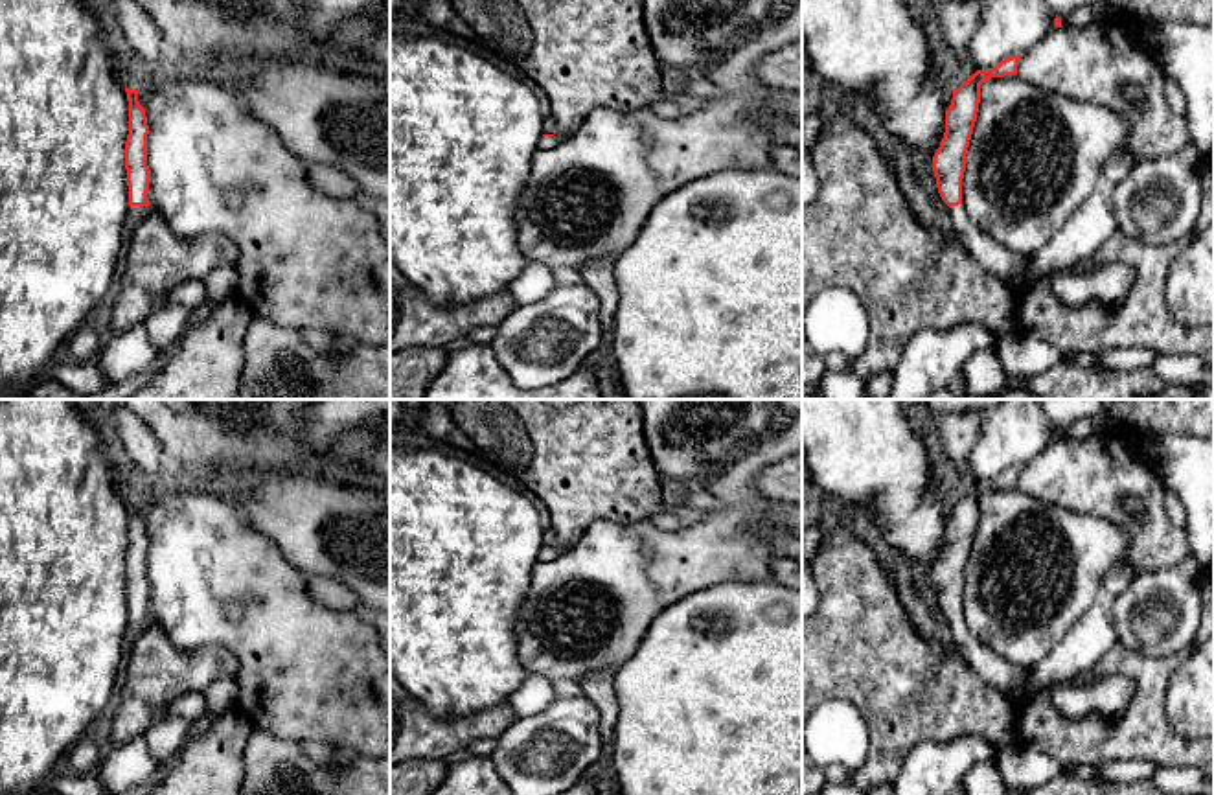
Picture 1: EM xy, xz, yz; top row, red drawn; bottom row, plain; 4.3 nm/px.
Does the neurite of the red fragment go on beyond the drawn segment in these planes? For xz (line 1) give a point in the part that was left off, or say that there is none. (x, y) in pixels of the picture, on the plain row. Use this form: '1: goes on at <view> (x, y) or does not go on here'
1: goes on at xz (547, 554)

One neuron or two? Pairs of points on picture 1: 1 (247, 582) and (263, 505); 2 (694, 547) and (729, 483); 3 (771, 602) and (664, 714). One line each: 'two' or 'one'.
1: two
2: one
3: one

